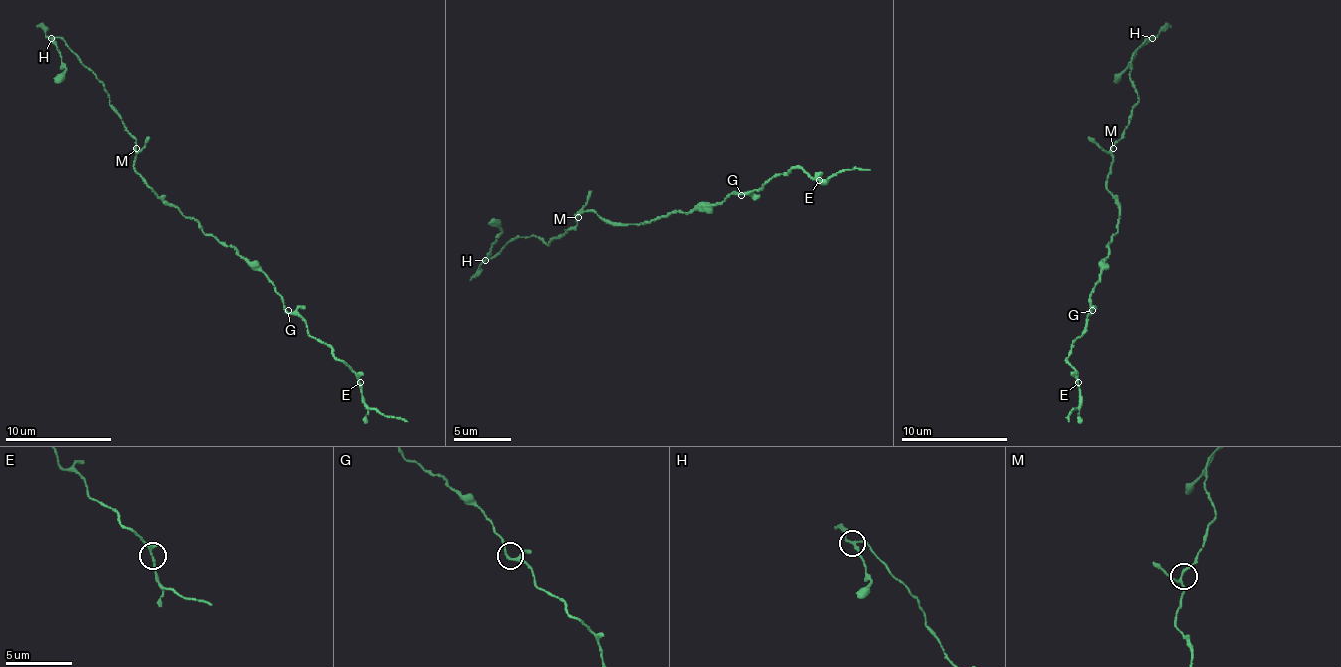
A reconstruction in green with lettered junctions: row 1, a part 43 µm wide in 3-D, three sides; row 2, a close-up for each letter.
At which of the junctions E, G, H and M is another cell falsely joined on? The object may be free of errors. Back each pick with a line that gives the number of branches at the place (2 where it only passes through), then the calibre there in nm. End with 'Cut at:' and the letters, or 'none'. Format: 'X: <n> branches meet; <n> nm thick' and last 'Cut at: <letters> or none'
H: 3 branches meet; 150 nm thick
Cut at: H

